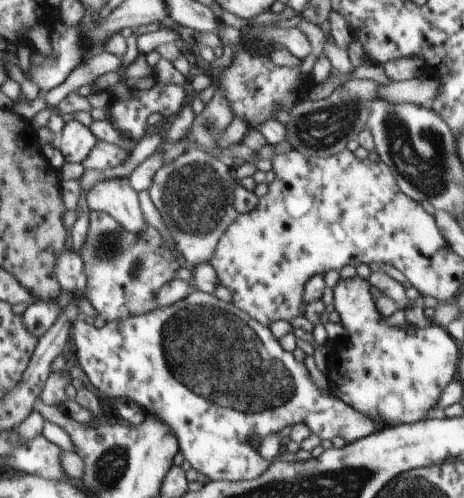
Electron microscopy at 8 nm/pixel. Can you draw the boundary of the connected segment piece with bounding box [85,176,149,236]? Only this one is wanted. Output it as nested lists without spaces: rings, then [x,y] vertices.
[[[128,176],[111,177],[106,182],[97,184],[85,202],[94,211],[100,210],[114,215],[122,226],[126,226],[126,230],[142,236],[148,232],[149,224],[140,204],[139,193],[132,187]]]

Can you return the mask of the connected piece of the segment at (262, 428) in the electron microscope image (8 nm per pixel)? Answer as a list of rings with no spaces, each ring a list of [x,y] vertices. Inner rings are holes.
[[[195,290],[186,300],[181,300],[176,304],[166,306],[162,309],[155,310],[150,314],[144,316],[132,317],[125,320],[119,320],[114,322],[107,322],[103,328],[94,326],[94,323],[85,314],[74,322],[72,326],[74,349],[72,354],[77,360],[78,365],[87,373],[89,380],[95,386],[95,388],[102,392],[105,396],[112,399],[115,398],[128,398],[138,402],[146,414],[152,414],[156,418],[160,418],[180,440],[180,446],[182,446],[182,452],[185,455],[185,459],[191,463],[191,466],[200,471],[203,479],[212,481],[246,481],[254,478],[260,478],[262,474],[266,474],[272,464],[277,458],[271,458],[266,460],[260,455],[260,452],[252,446],[252,438],[258,436],[258,438],[268,438],[270,434],[279,433],[284,430],[286,426],[295,426],[298,423],[306,424],[314,434],[319,436],[321,440],[334,440],[338,436],[344,438],[346,442],[353,443],[360,438],[366,438],[374,432],[378,432],[384,428],[384,424],[372,420],[370,416],[364,416],[360,414],[354,406],[346,404],[344,400],[334,396],[332,392],[326,392],[324,388],[320,388],[314,378],[312,378],[312,372],[310,368],[300,362],[294,352],[288,352],[282,348],[280,340],[278,340],[277,334],[271,327],[262,324],[258,319],[252,318],[245,310],[235,303],[225,302],[218,298],[214,294],[207,293],[206,291]]]

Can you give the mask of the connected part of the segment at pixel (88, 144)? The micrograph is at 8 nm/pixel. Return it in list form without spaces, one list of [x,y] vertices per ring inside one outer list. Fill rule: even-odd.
[[[75,119],[67,122],[63,134],[57,141],[65,160],[80,162],[80,164],[90,158],[90,154],[94,152],[97,144],[100,144],[100,138],[94,134],[91,126],[85,126]]]

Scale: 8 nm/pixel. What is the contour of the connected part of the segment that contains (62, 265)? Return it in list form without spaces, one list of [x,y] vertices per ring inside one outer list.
[[[66,248],[57,264],[57,274],[64,294],[76,292],[78,288],[84,287],[86,266],[81,252],[77,252],[74,248],[71,250]]]

